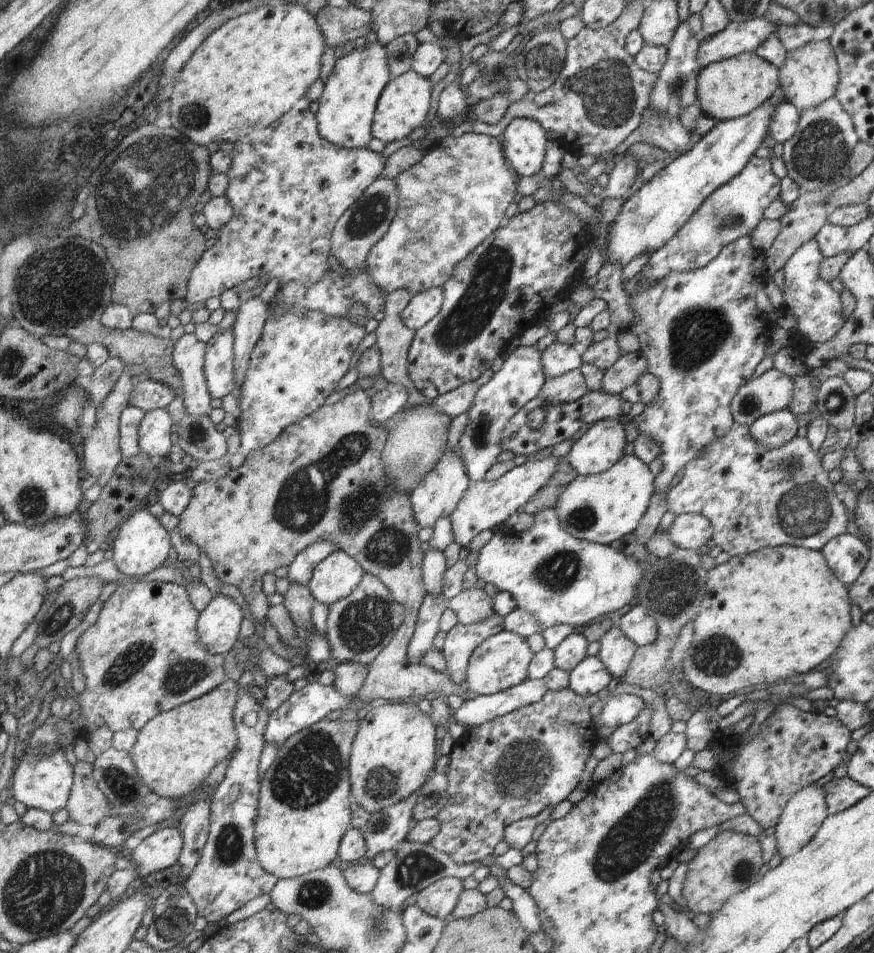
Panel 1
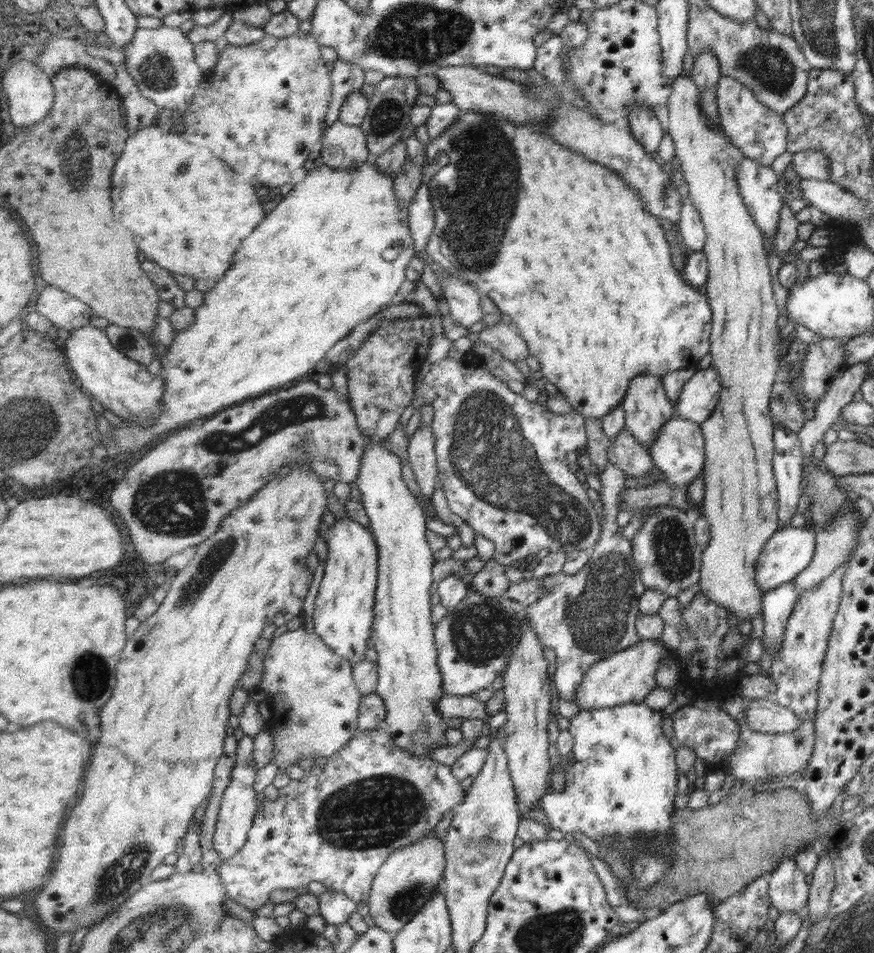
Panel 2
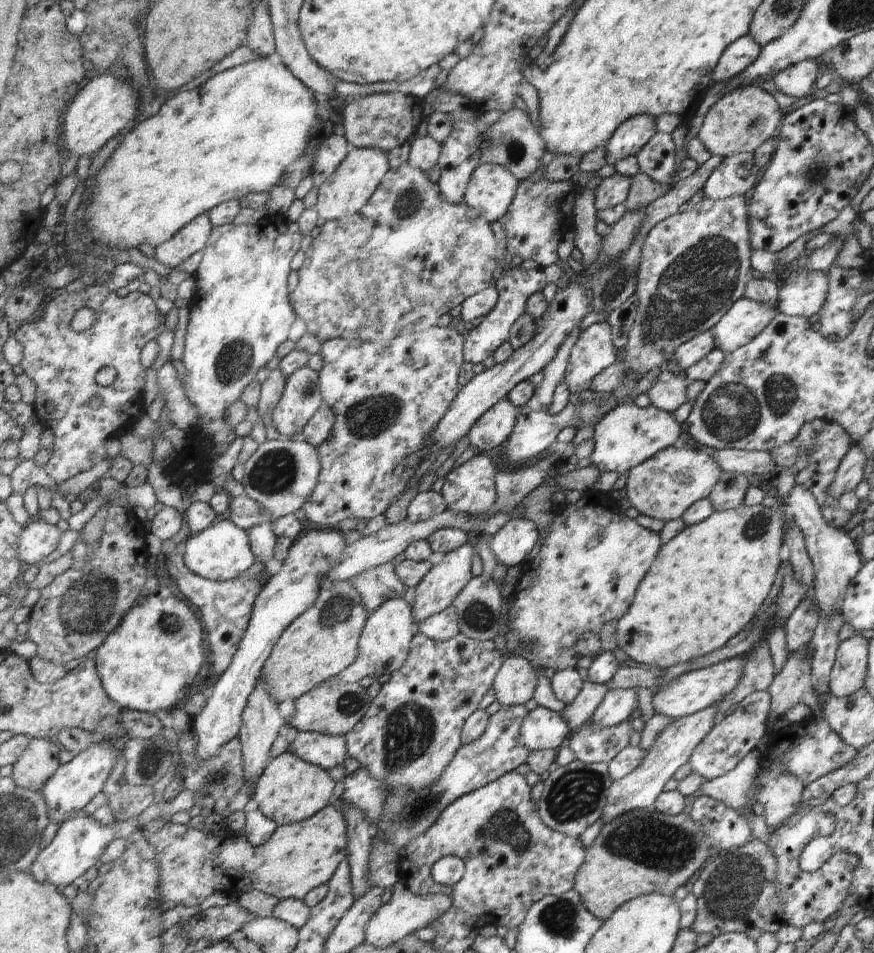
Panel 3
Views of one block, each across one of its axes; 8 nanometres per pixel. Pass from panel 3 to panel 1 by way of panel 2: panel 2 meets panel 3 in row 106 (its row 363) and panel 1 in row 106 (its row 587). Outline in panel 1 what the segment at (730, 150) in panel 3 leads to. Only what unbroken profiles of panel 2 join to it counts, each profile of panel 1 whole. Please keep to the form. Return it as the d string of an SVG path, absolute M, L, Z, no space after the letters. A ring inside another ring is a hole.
M754 53L741 54L706 65L698 74L697 102L701 112L711 119L729 121L743 117L766 102L779 86L779 70Z

